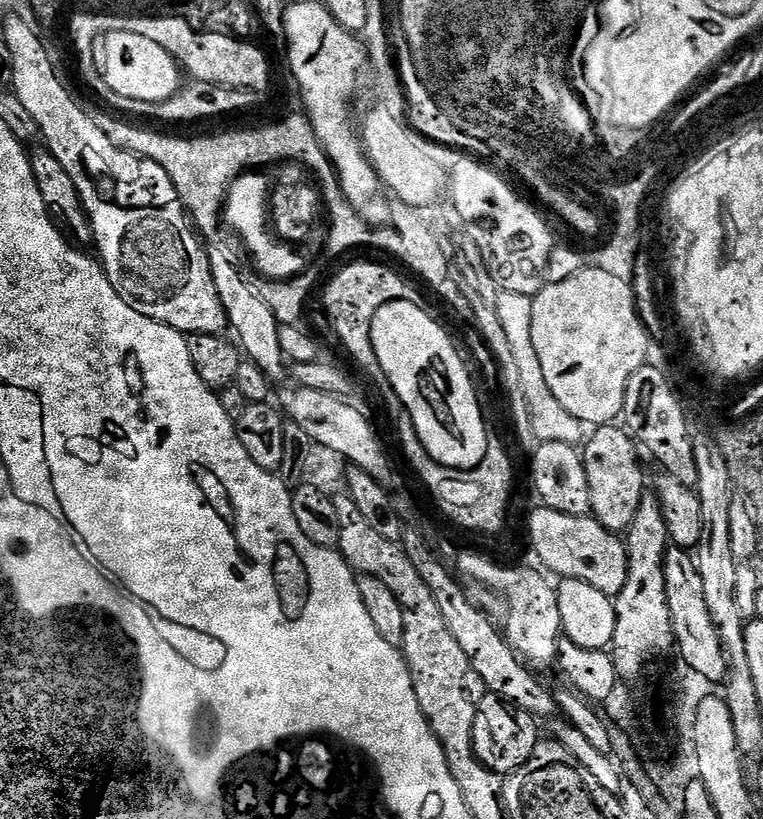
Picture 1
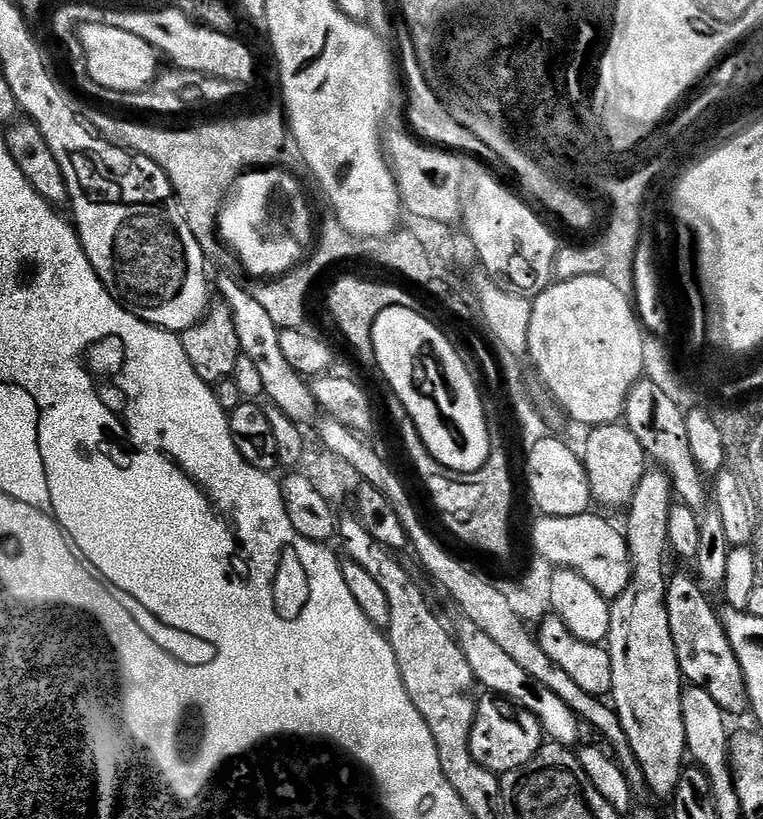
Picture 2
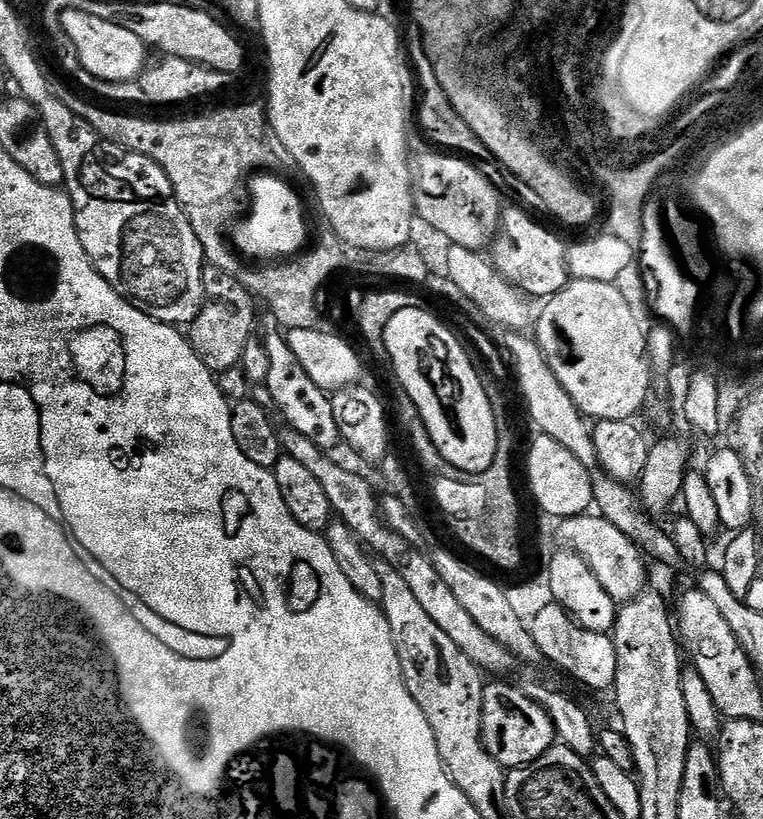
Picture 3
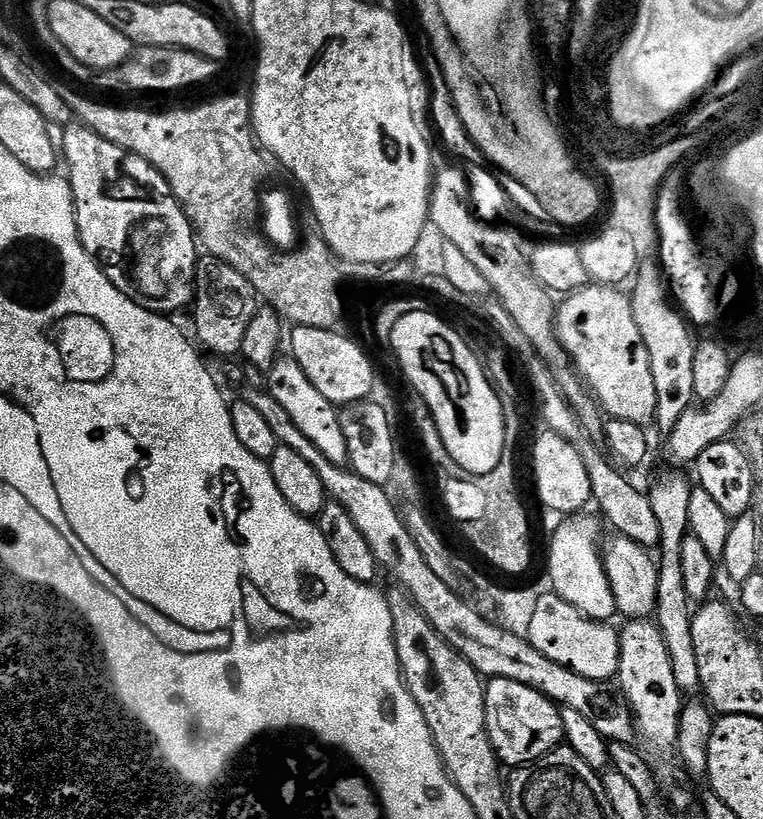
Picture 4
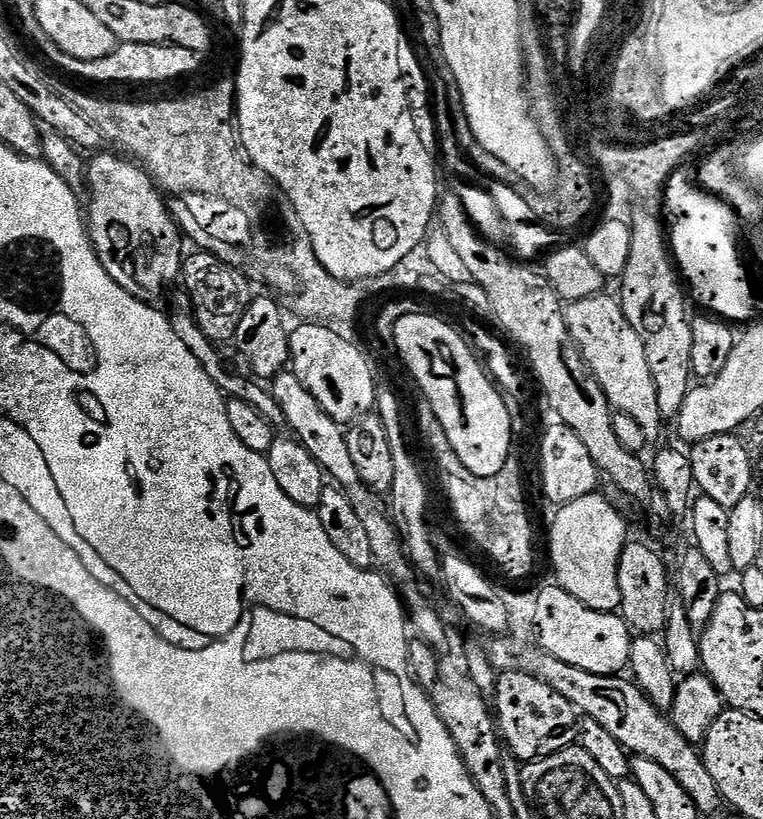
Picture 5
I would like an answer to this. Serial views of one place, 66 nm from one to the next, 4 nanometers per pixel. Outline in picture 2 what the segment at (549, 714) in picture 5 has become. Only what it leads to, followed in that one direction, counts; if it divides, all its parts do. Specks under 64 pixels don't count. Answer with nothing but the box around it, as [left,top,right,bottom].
[472,694,546,774]

